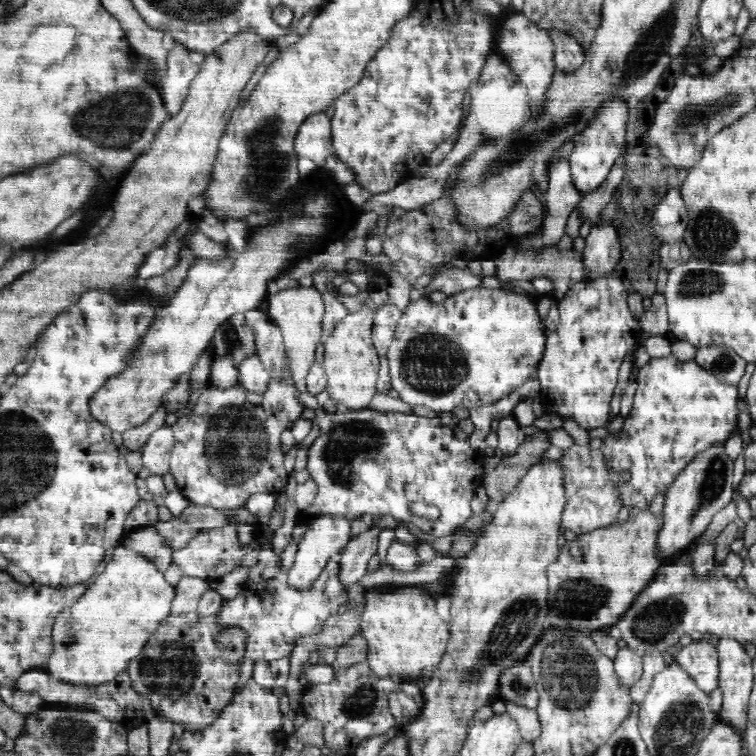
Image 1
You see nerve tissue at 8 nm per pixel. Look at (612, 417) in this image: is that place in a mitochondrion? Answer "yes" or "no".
no

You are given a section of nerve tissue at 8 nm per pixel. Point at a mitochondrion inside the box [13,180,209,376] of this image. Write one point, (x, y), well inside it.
(186, 257)

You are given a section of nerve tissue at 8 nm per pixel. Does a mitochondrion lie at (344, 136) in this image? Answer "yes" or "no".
no

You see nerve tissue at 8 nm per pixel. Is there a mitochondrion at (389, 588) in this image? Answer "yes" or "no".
no

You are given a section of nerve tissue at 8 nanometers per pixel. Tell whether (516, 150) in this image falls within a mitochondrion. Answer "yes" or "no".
yes

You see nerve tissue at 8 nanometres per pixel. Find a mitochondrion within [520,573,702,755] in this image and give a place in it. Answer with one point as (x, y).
(568, 672)

